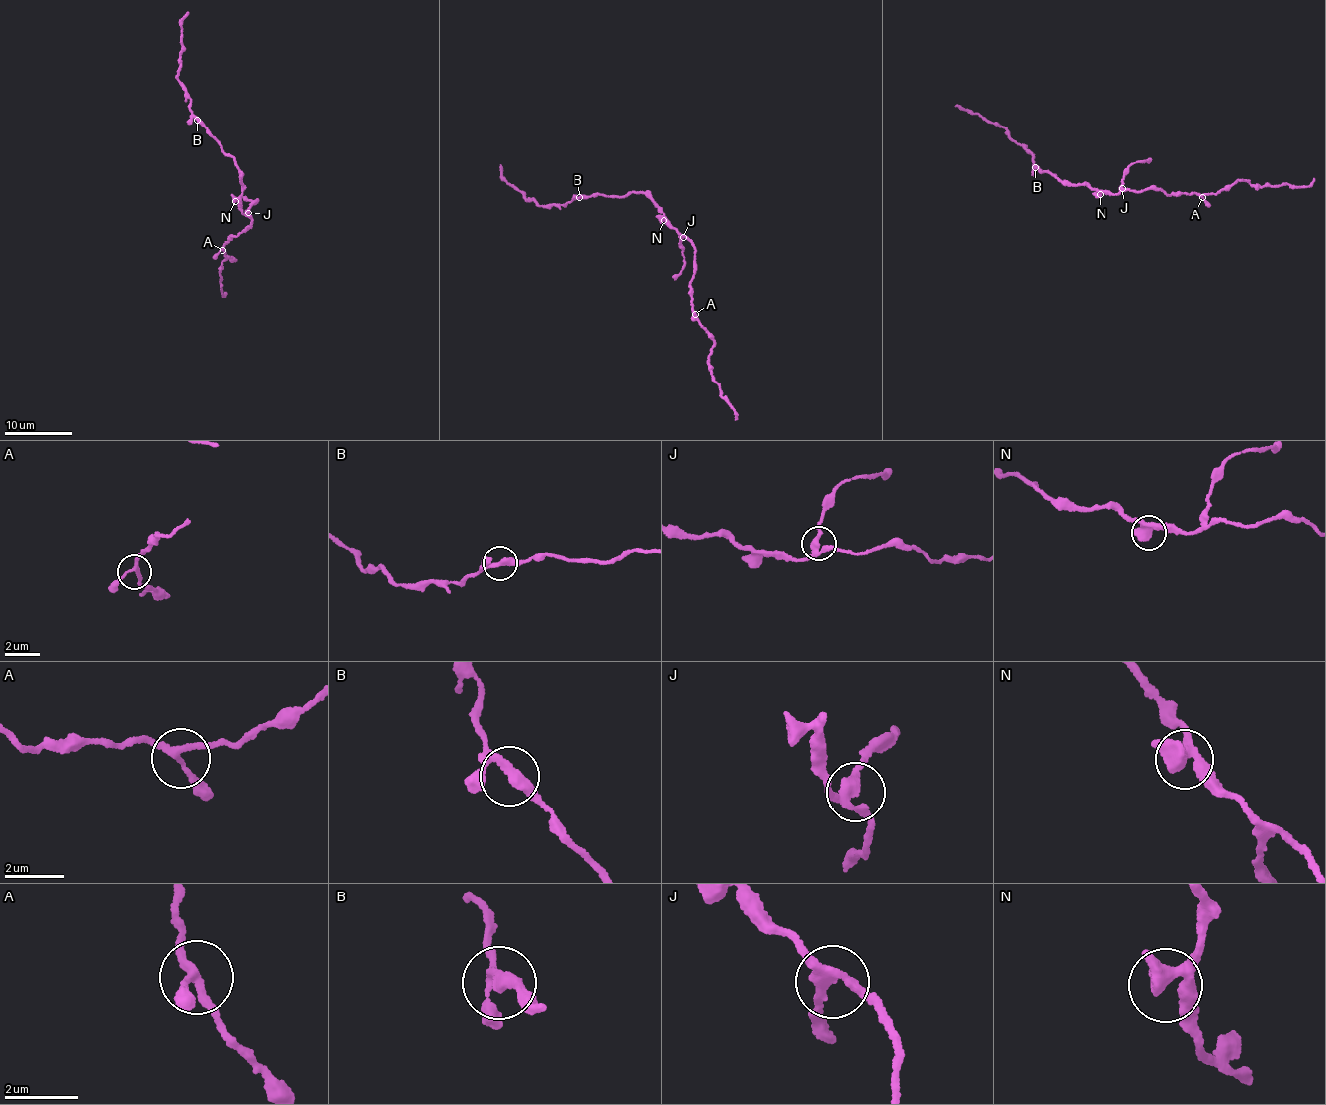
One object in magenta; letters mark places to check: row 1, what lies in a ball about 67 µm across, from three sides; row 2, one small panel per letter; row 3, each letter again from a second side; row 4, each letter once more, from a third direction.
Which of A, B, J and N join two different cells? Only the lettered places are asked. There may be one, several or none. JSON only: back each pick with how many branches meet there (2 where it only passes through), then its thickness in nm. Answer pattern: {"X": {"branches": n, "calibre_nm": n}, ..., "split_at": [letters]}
{"split_at": []}

